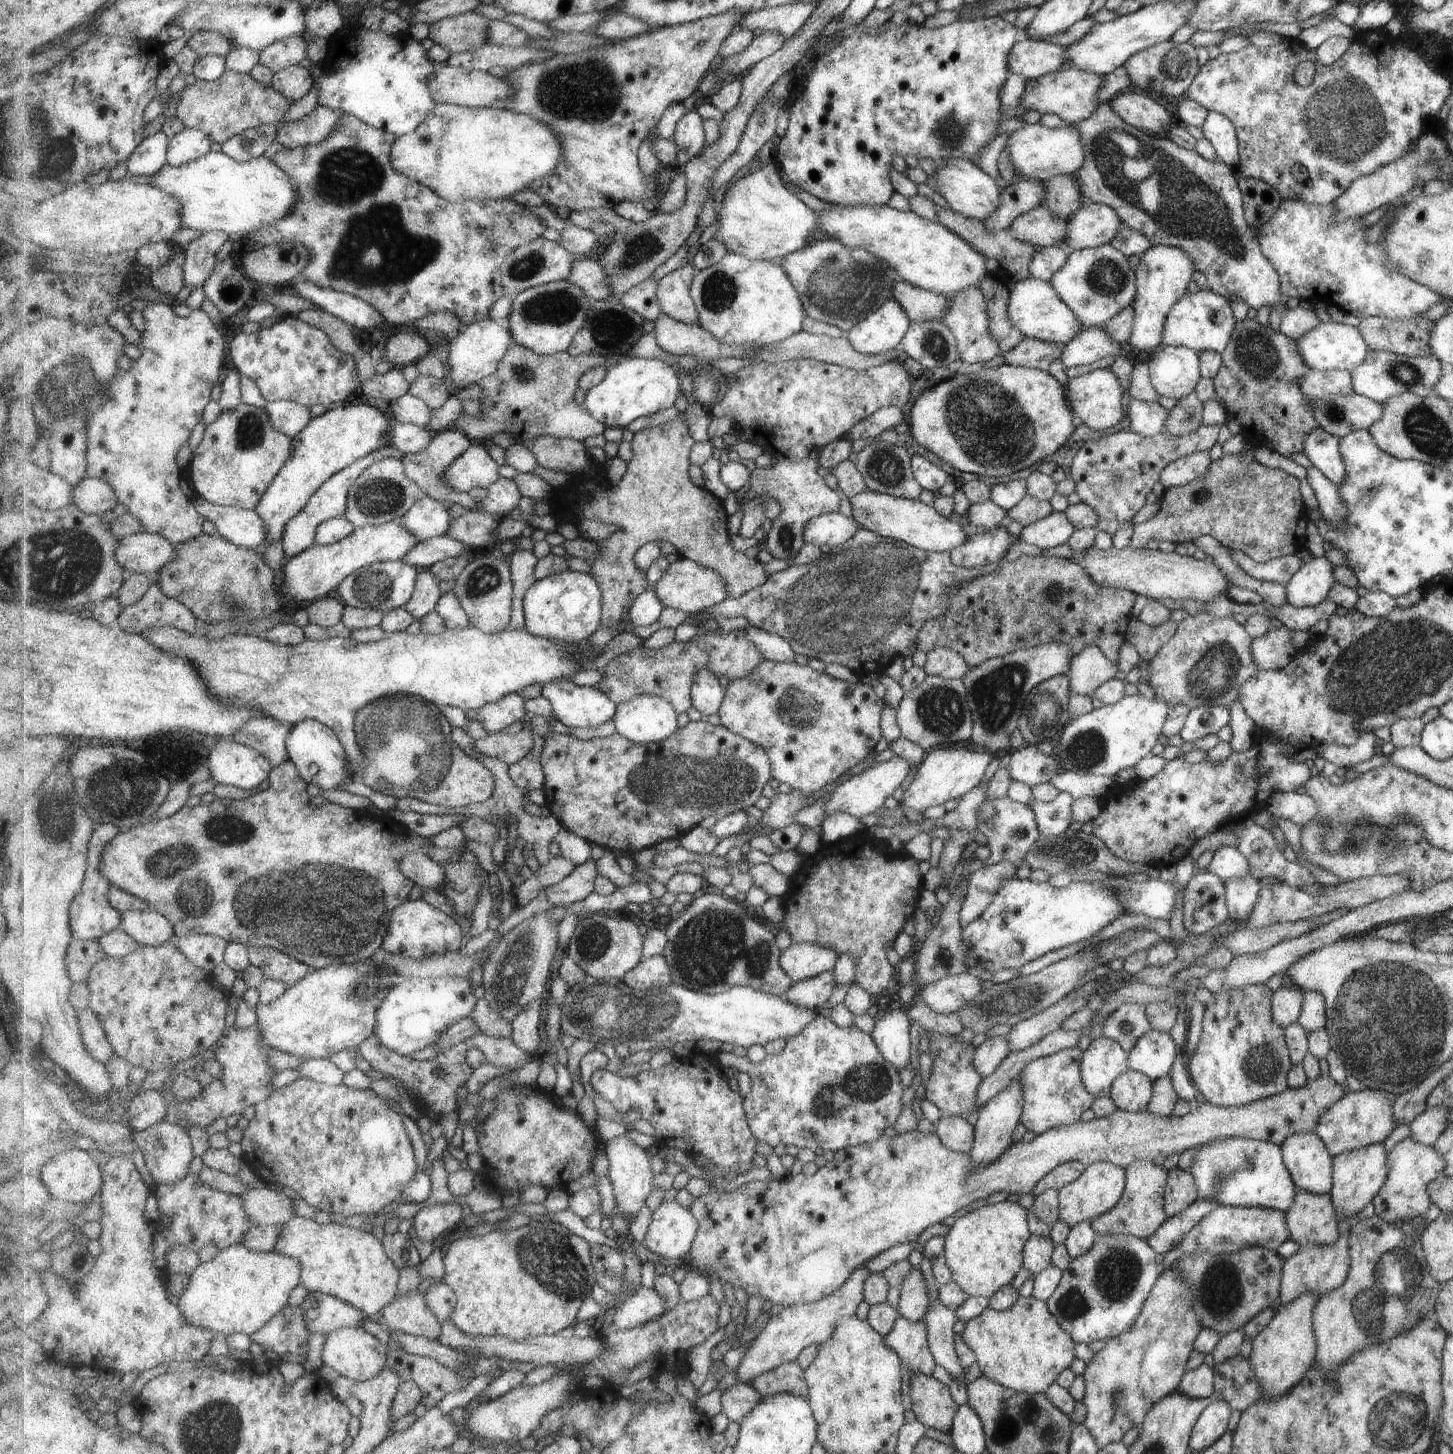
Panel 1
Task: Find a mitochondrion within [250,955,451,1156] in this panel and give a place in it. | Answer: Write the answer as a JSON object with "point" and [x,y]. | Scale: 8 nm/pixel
{"point":[371,981]}

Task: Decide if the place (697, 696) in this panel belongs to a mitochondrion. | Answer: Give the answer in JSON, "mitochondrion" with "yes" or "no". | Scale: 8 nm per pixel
{"mitochondrion":"no"}

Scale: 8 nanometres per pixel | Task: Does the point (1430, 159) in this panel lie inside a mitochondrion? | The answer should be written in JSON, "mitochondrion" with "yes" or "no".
{"mitochondrion":"yes"}

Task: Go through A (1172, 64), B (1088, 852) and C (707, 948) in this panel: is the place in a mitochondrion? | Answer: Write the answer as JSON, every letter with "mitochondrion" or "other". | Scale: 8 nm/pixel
{"A":"mitochondrion","B":"mitochondrion","C":"mitochondrion"}

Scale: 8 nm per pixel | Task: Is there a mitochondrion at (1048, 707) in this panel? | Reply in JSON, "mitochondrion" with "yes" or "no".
{"mitochondrion":"yes"}

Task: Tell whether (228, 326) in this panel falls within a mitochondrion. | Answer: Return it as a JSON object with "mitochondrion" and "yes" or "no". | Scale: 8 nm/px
{"mitochondrion":"no"}

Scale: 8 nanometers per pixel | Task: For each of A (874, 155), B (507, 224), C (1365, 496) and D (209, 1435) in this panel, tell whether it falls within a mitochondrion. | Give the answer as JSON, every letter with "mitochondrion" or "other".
{"A":"other","B":"other","C":"mitochondrion","D":"mitochondrion"}

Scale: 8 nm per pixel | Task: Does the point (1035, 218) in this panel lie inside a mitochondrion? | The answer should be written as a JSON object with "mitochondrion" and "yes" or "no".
{"mitochondrion":"no"}

